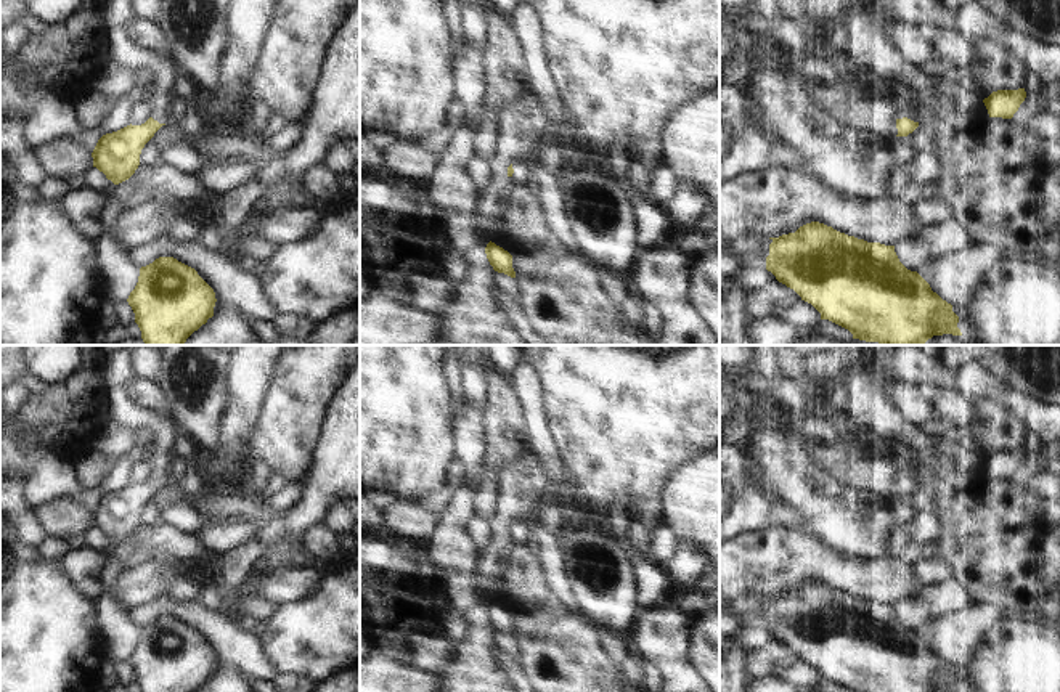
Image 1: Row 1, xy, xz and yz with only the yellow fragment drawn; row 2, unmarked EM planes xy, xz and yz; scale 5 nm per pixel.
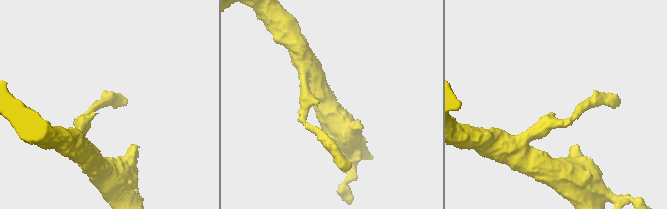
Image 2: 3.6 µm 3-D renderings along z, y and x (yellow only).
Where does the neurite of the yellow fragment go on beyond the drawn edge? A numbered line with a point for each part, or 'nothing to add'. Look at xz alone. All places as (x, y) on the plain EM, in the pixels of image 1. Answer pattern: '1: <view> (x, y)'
1: xz (521, 535)

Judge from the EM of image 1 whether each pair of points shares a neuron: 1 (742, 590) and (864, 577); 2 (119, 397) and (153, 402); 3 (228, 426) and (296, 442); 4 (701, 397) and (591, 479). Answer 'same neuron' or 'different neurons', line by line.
1: same neuron
2: different neurons
3: different neurons
4: same neuron

